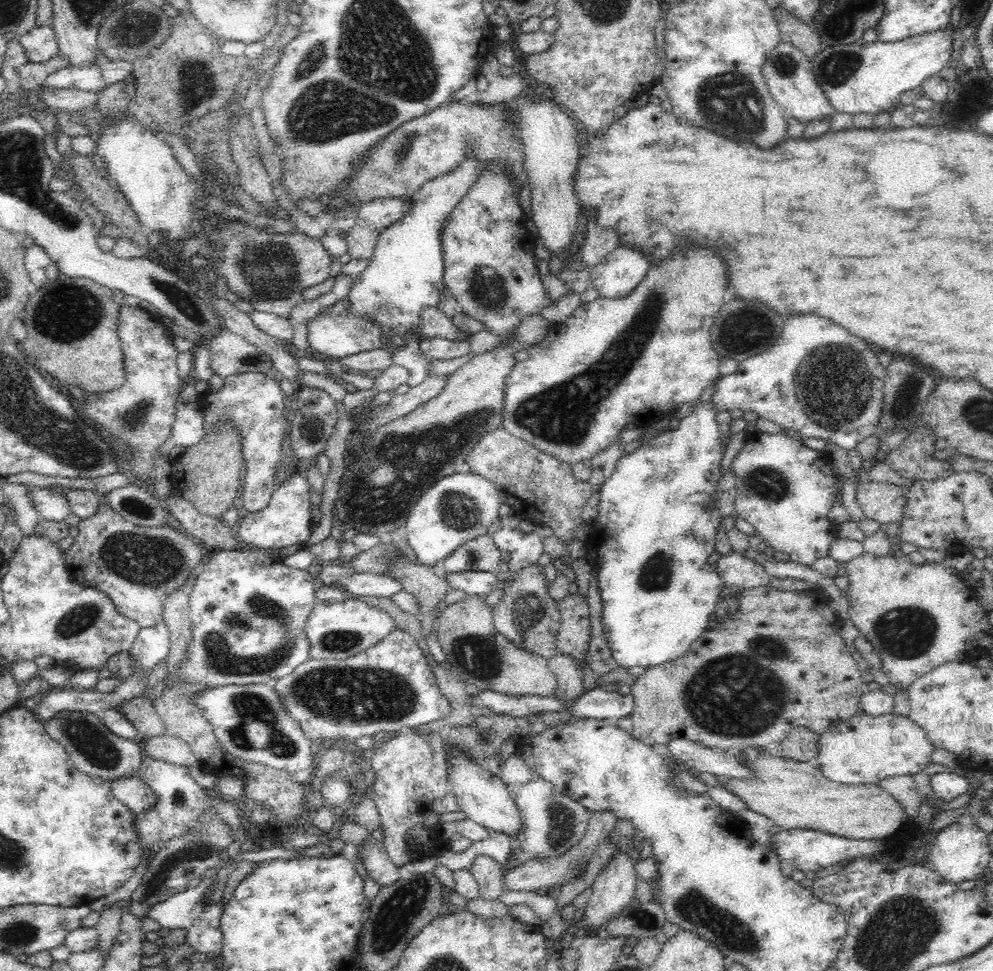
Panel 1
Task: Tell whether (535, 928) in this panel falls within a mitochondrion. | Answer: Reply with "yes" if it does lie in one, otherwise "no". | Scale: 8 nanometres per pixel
no

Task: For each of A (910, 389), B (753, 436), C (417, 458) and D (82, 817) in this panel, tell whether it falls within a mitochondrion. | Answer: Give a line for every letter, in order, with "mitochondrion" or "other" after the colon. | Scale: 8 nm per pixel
A: mitochondrion
B: other
C: mitochondrion
D: other

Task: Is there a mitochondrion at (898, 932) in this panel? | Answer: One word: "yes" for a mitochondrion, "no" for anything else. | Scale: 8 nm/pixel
yes

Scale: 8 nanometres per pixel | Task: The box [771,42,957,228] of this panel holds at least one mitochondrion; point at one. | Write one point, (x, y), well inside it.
(838, 66)

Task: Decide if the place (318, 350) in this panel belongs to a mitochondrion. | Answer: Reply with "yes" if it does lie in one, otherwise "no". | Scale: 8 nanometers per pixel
no

